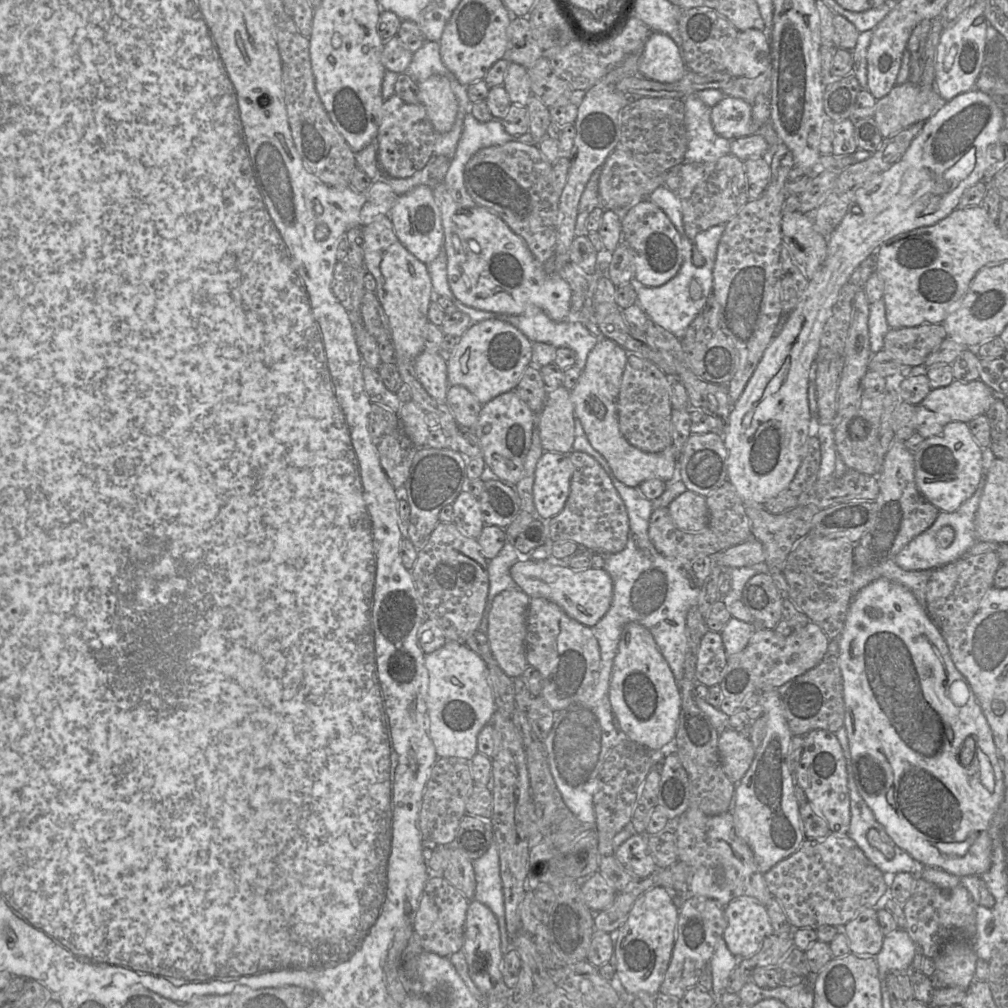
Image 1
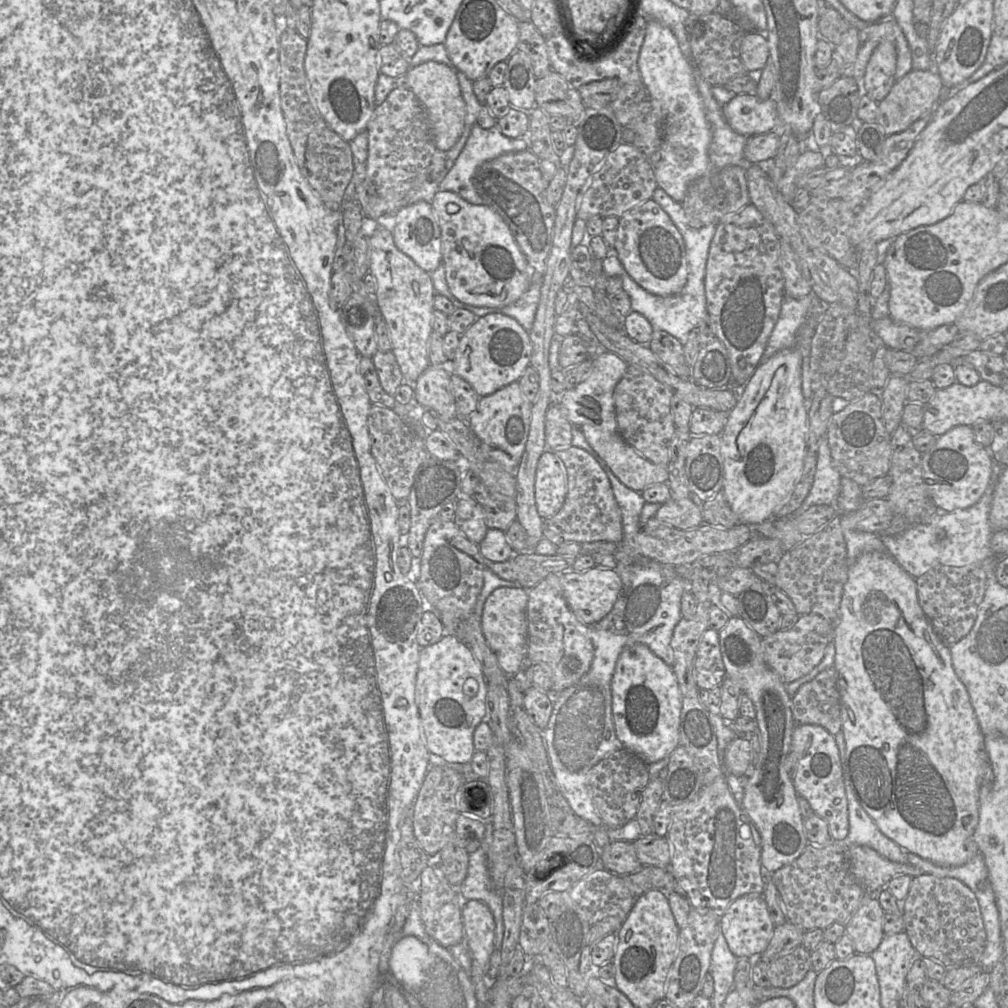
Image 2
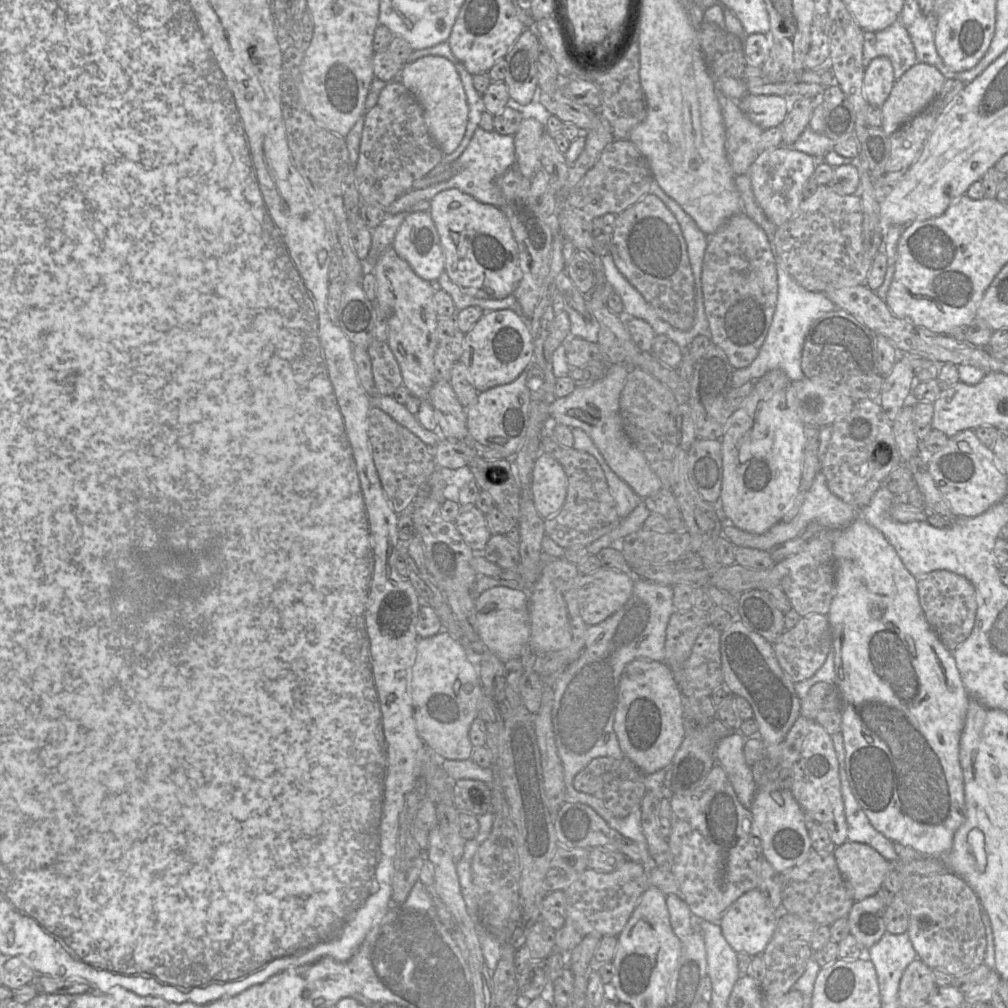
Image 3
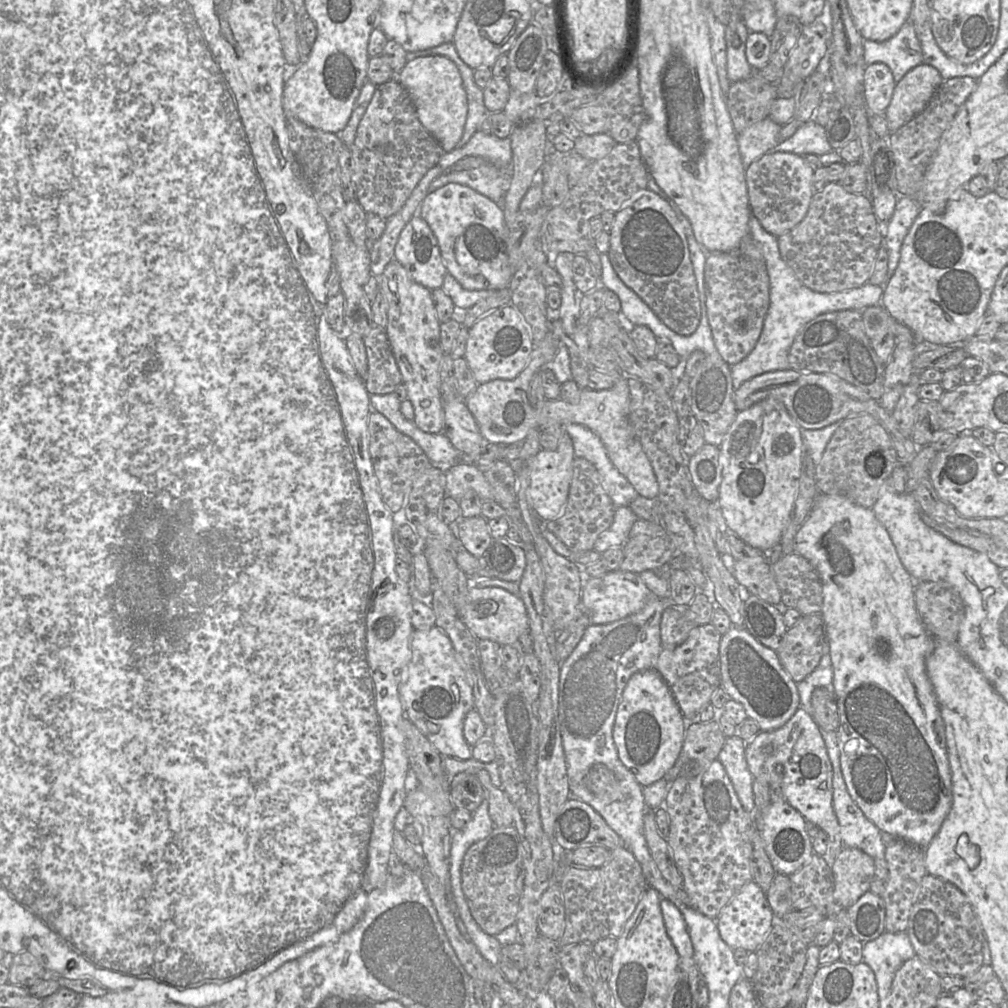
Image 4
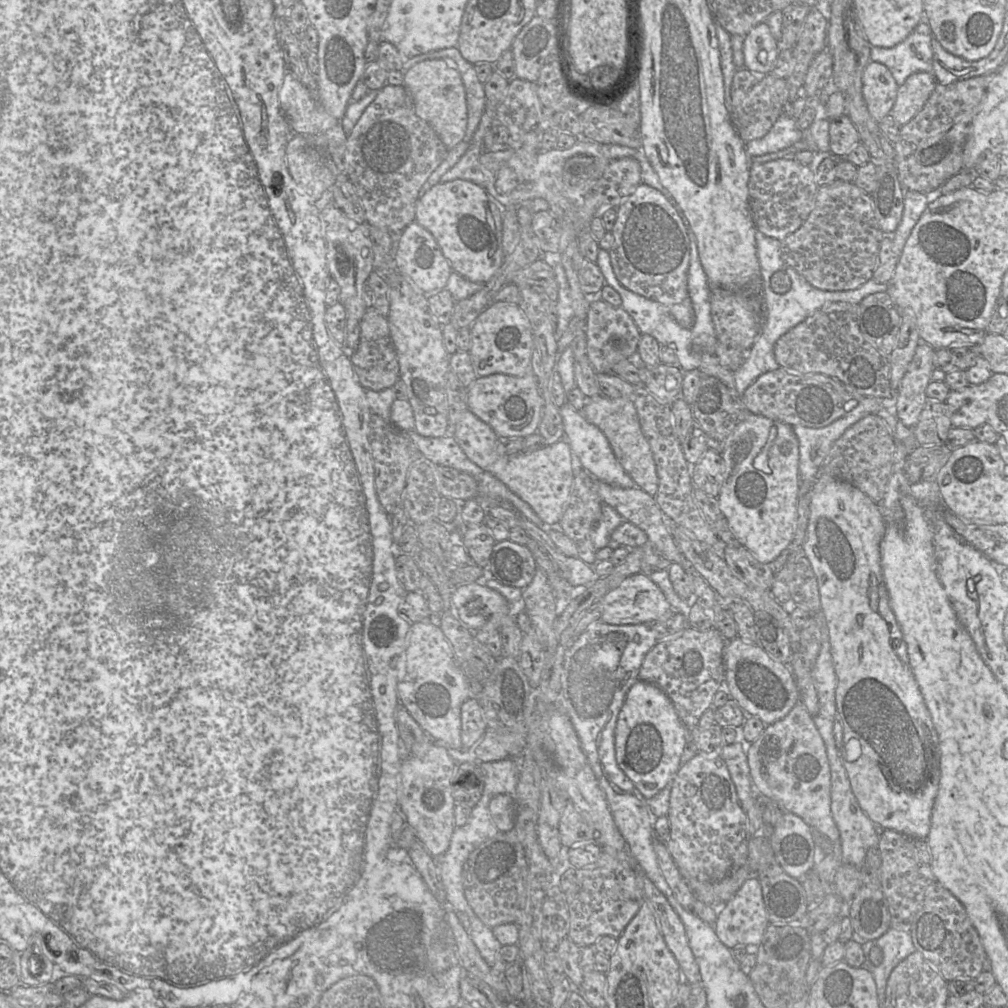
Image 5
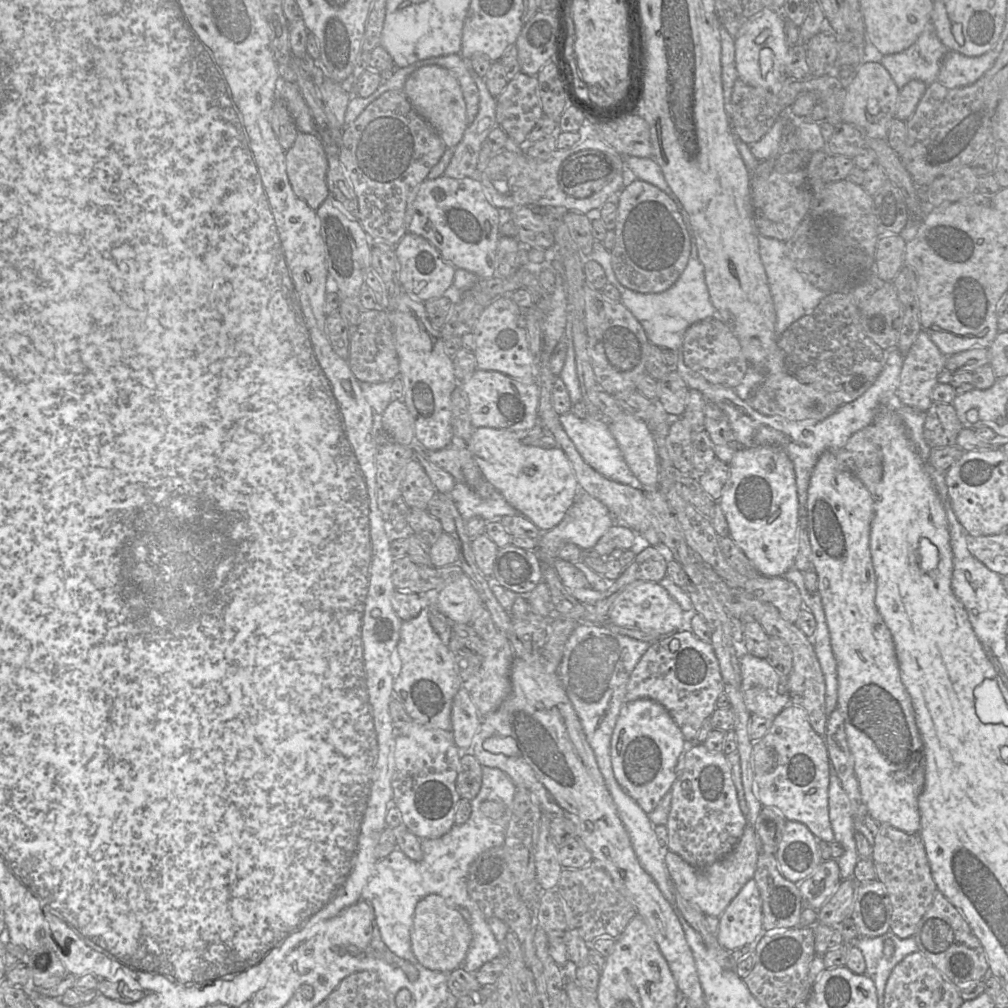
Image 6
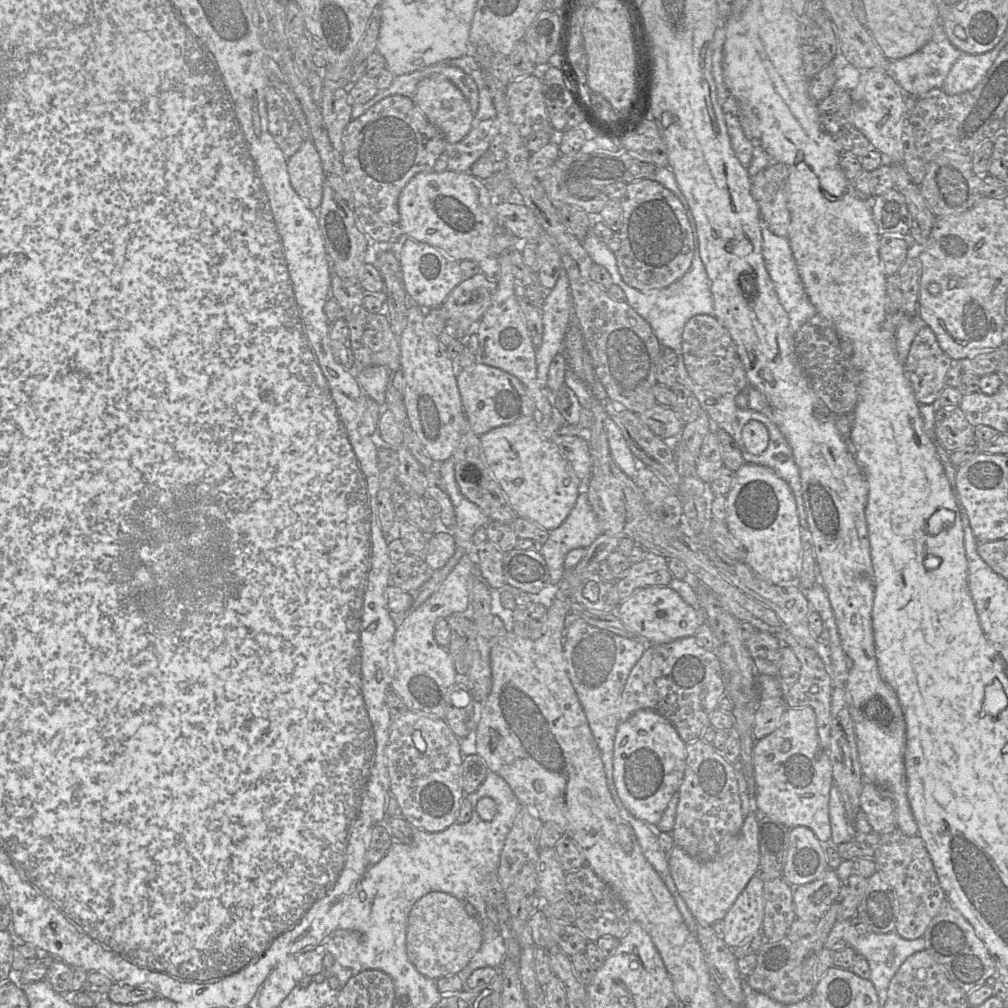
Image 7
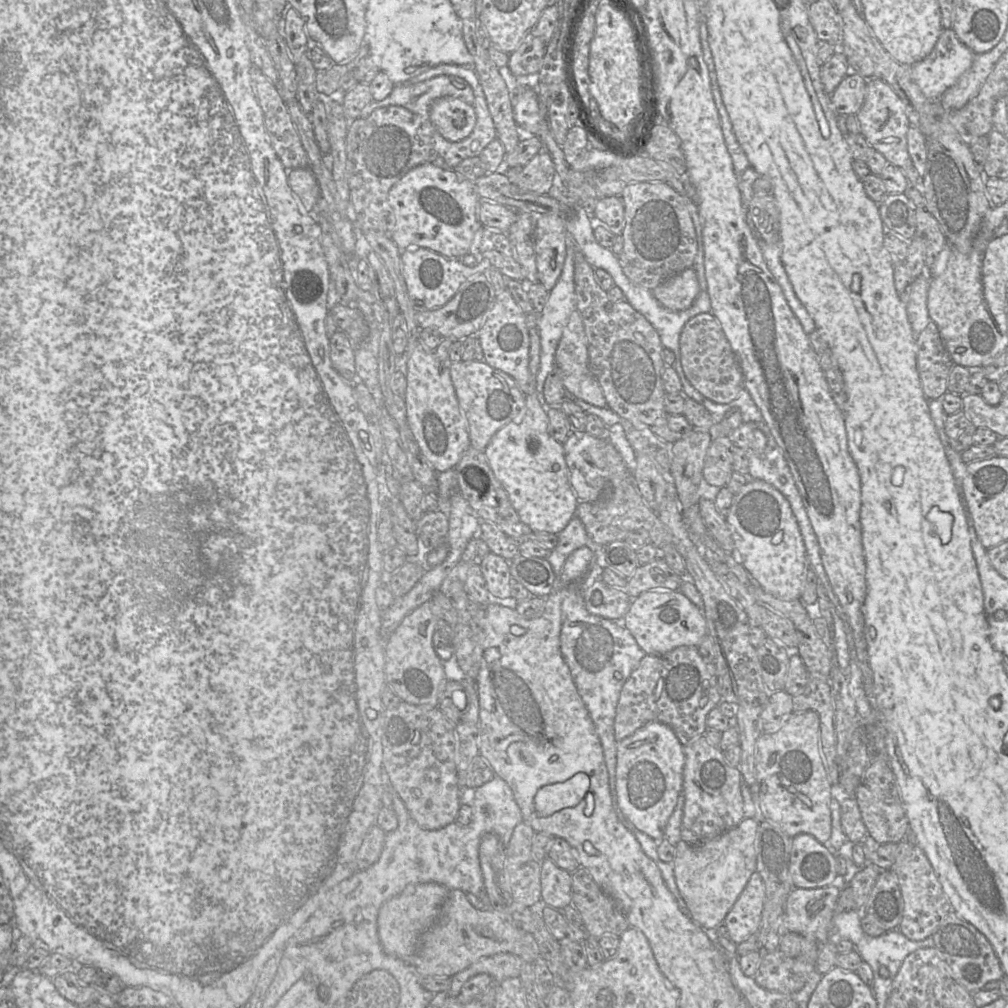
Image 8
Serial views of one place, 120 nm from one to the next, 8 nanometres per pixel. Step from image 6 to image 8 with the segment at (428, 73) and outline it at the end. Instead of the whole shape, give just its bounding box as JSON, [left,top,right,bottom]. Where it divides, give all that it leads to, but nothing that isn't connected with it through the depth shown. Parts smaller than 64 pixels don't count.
[430,96,476,142]

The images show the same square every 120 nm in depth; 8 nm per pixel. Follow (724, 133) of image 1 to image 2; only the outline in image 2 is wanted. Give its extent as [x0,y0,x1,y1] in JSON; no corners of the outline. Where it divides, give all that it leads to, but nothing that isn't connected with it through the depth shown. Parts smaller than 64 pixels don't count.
[722,93,778,137]

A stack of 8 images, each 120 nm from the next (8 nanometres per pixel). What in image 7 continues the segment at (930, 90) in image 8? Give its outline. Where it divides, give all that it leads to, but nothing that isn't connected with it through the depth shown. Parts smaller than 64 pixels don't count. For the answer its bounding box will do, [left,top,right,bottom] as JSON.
[887,22,967,98]

